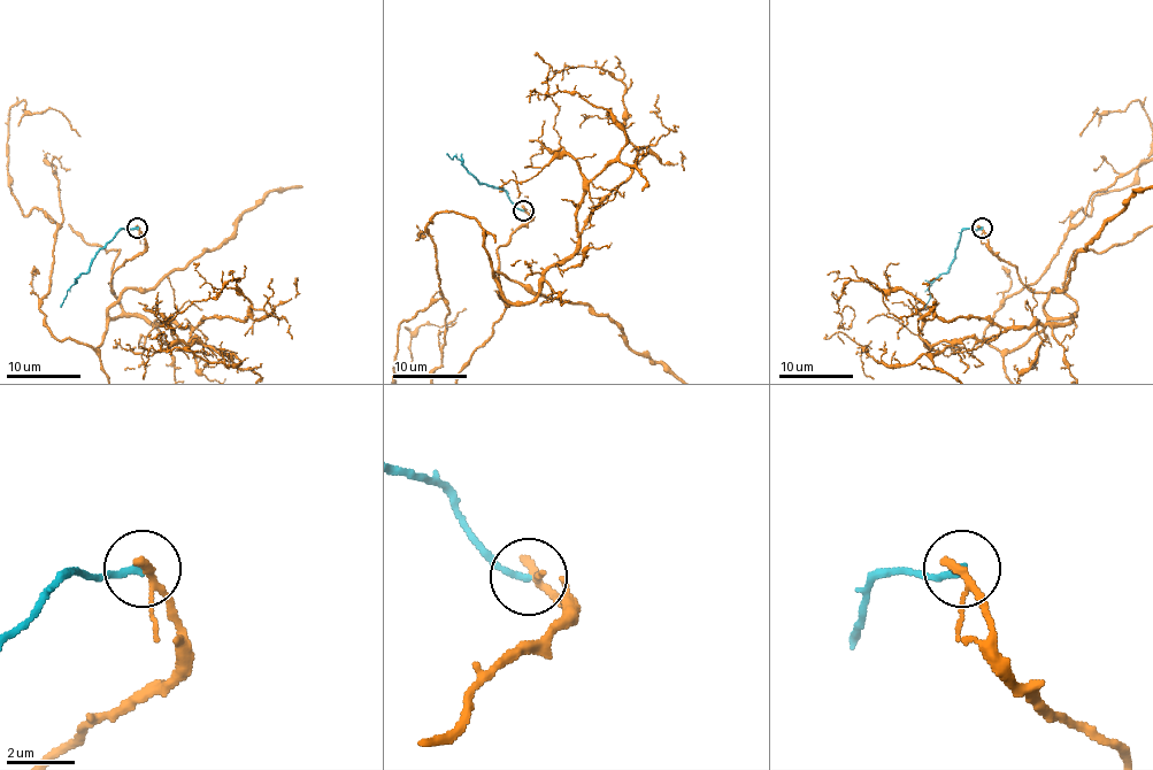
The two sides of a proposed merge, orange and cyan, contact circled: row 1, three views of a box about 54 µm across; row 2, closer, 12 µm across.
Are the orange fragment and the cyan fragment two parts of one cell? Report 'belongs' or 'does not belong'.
does not belong

